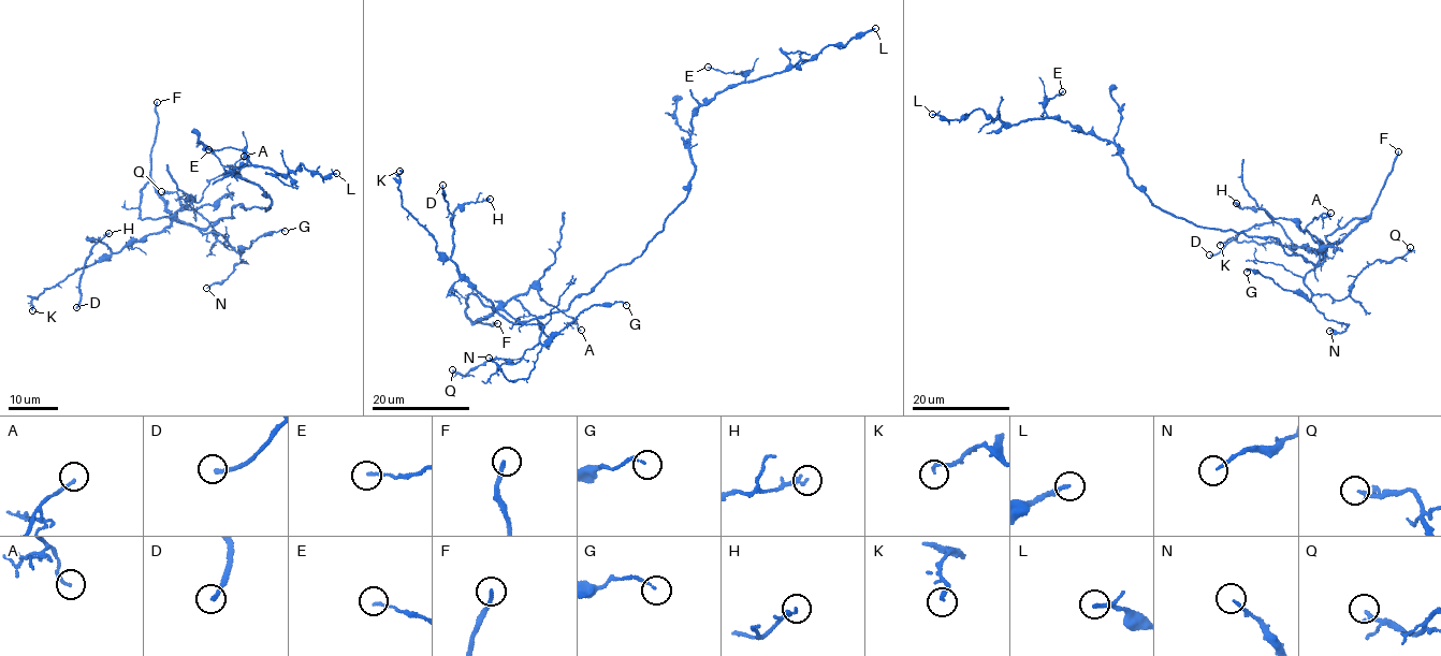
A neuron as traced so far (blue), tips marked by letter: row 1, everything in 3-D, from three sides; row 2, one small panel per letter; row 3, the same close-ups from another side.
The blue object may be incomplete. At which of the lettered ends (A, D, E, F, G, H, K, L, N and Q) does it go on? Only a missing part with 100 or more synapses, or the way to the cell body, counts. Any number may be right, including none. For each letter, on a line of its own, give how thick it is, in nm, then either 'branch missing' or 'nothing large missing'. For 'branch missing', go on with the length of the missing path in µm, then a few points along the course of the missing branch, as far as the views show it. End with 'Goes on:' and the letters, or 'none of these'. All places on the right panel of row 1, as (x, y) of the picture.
A: calibre 140 nm; nothing large missing
D: calibre 170 nm; branch missing; missing 45 µm; course (1209, 254), (1188, 259), (1168, 274), (1158, 268), (1150, 272), (1136, 304), (1120, 319), (1100, 356)
E: calibre 130 nm; nothing large missing
F: calibre 190 nm; branch missing; missing 80 µm
G: calibre 90 nm; nothing large missing
H: calibre 200 nm; nothing large missing
K: calibre 160 nm; nothing large missing
L: calibre 170 nm; nothing large missing
N: calibre 120 nm; nothing large missing
Q: calibre 190 nm; nothing large missing
Goes on: D, F

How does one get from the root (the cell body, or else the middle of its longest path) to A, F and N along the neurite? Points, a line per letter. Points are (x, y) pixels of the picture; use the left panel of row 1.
A: (265, 208), (237, 204), (232, 218), (200, 230), (175, 218), (244, 156)
F: (265, 208), (237, 204), (232, 218), (202, 229), (171, 218), (151, 177), (157, 102)
N: (265, 208), (237, 204), (232, 218), (221, 218), (202, 232), (221, 234), (246, 262), (206, 288)

